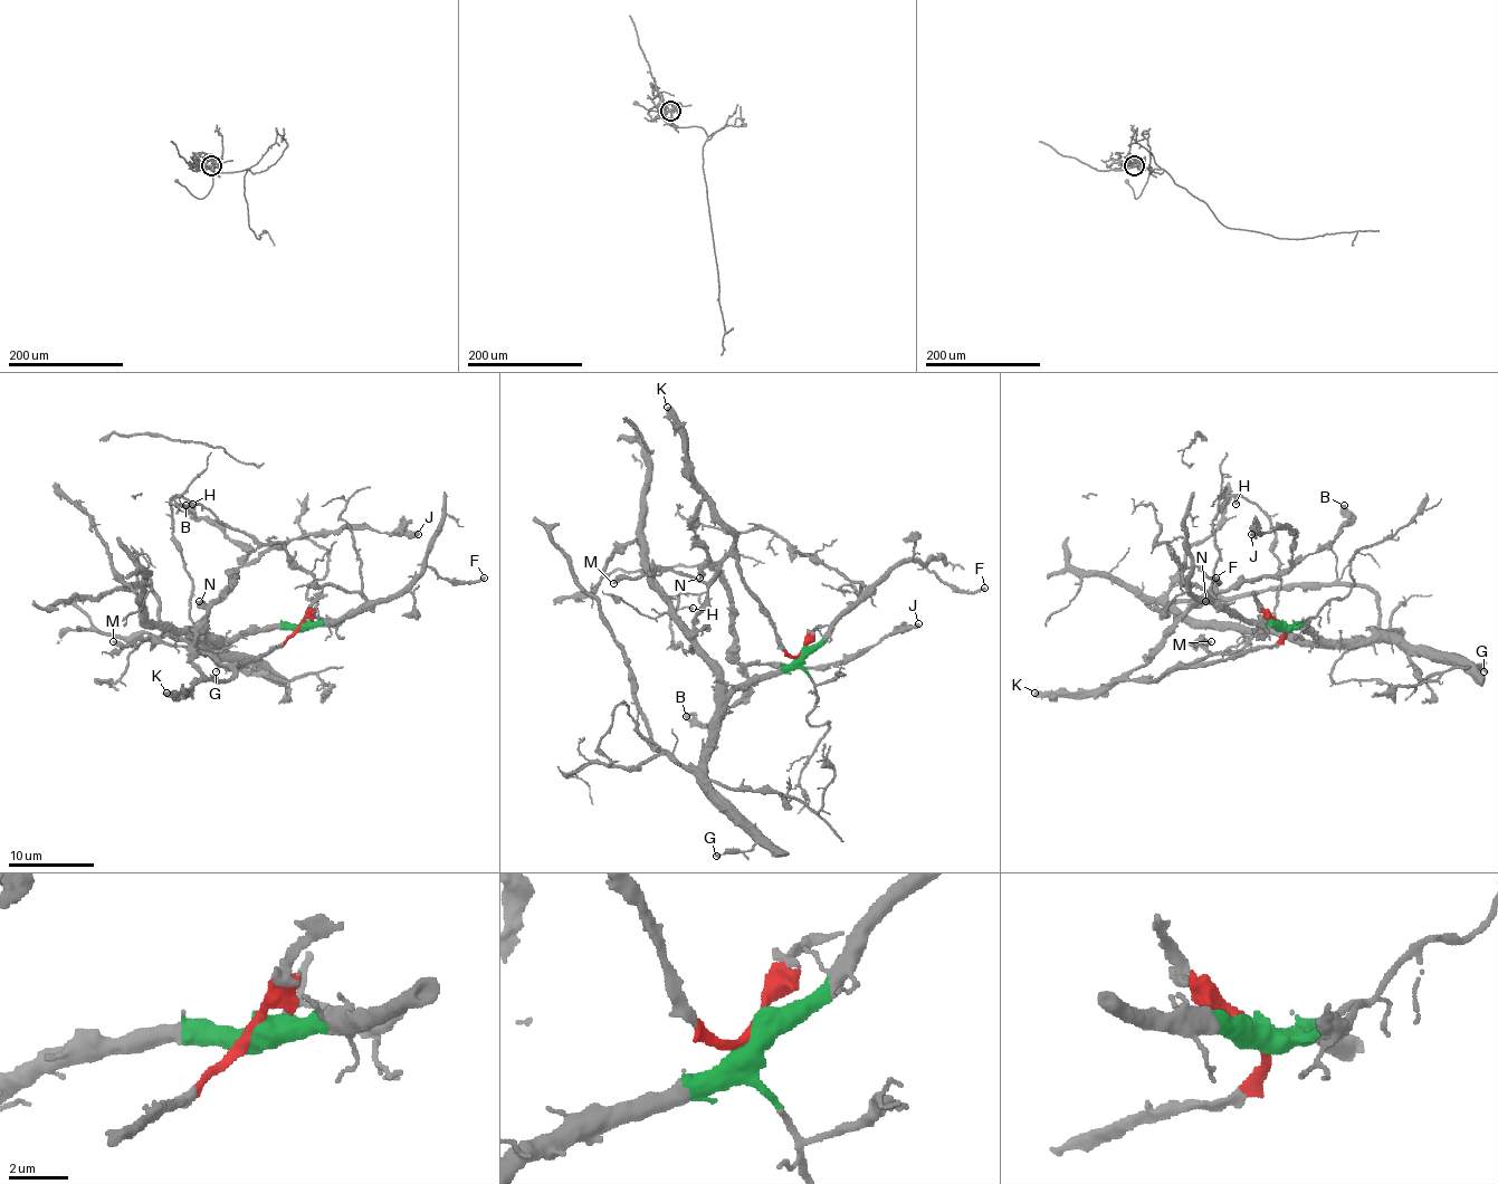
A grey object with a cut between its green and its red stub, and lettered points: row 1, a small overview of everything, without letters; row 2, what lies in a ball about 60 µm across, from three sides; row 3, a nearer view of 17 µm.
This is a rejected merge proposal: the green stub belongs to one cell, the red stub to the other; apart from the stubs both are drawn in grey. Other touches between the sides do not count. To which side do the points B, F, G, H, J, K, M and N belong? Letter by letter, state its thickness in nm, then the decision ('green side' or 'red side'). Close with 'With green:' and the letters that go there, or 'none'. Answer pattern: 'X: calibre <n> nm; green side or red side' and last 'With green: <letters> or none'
B: calibre 400 nm; red side
F: calibre 240 nm; green side
G: calibre 160 nm; green side
H: calibre 190 nm; green side
J: calibre 360 nm; red side
K: calibre 380 nm; red side
M: calibre 280 nm; red side
N: calibre 400 nm; red side
With green: F, G, H

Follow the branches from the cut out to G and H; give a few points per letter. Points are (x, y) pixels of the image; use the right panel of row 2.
G: (1281, 624), (1305, 629), (1324, 639), (1377, 639), (1454, 652), (1469, 667), (1485, 671)
H: (1281, 624), (1317, 639), (1289, 641), (1275, 624), (1281, 578), (1275, 530), (1251, 502), (1236, 496), (1236, 504)

